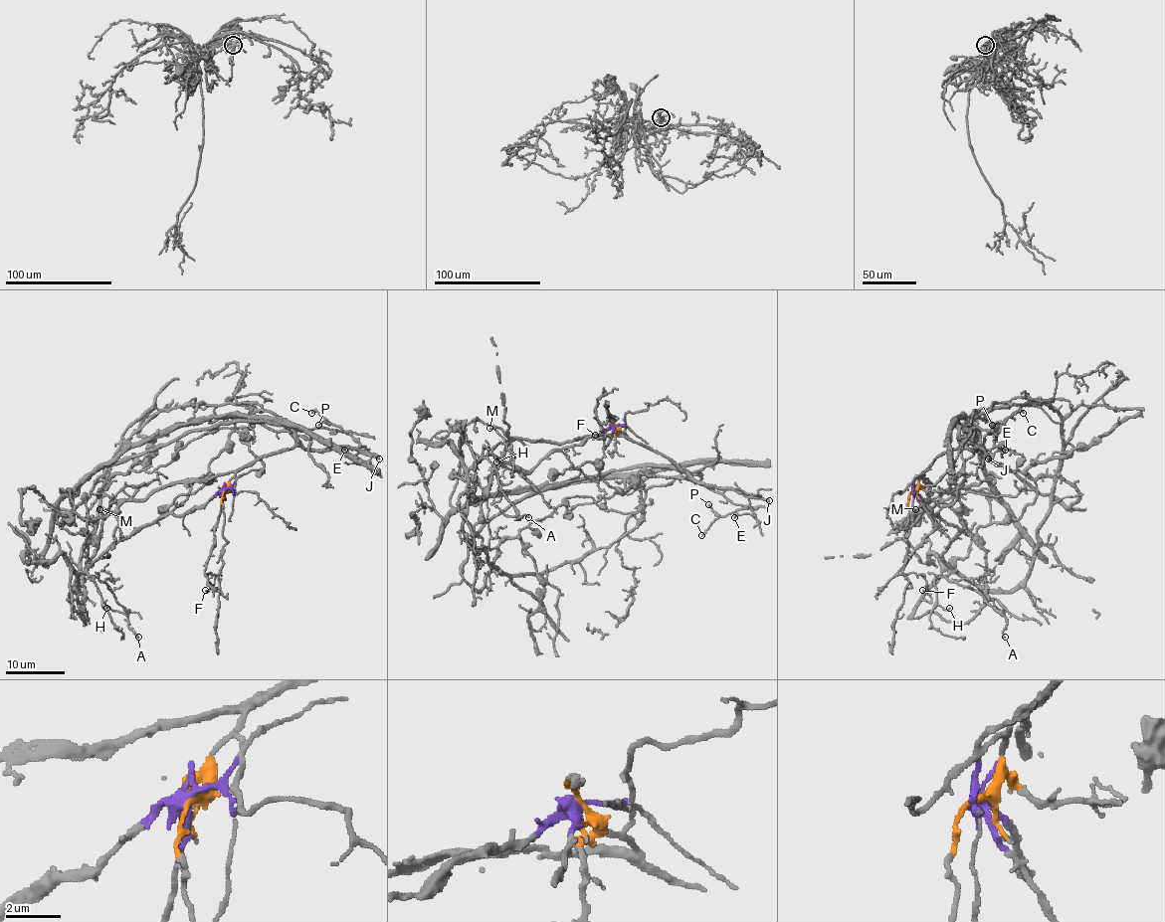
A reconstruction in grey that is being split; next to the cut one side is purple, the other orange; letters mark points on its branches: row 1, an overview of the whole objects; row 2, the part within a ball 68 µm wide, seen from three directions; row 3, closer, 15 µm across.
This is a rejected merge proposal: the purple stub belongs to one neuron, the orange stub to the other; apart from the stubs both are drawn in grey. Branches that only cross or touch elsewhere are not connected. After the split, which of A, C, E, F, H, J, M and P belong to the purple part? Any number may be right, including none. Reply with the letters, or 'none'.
A, F, H

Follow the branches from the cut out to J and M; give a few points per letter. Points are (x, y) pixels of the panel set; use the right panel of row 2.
J: (912, 491), (943, 453), (959, 447), (980, 449), (989, 459)
M: (912, 491), (916, 488), (922, 471), (922, 477), (929, 486), (929, 498), (915, 516), (915, 508)

